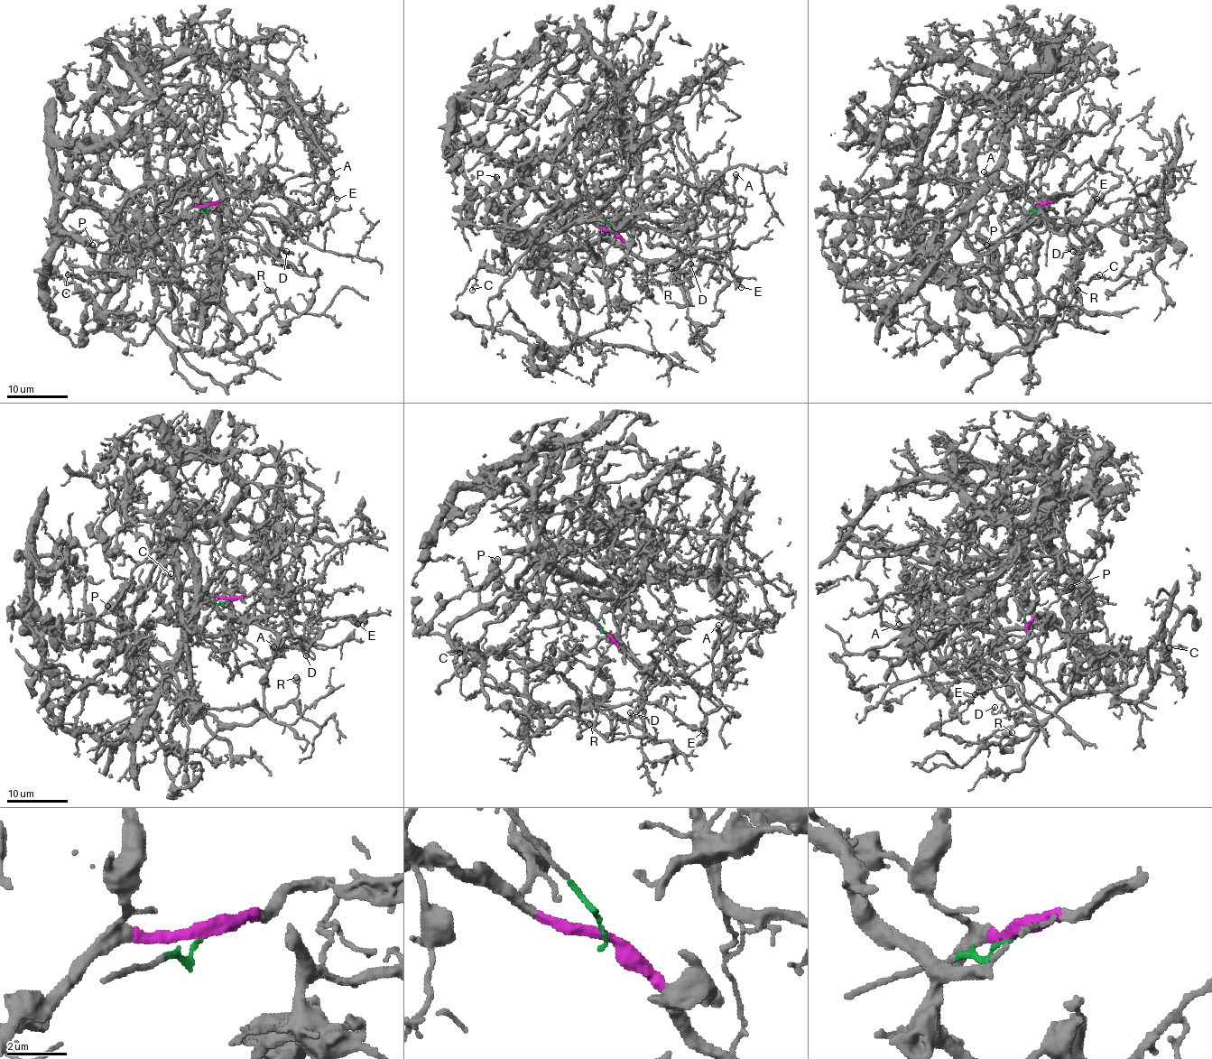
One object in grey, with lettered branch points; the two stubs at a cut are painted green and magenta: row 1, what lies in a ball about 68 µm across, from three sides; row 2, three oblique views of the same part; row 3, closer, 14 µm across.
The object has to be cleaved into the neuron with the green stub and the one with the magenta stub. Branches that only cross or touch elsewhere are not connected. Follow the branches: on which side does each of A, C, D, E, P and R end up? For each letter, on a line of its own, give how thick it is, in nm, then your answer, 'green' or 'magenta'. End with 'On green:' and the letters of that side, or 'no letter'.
A: 460 nm thick; magenta
C: 110 nm thick; magenta
D: 130 nm thick; magenta
E: 130 nm thick; magenta
P: 100 nm thick; magenta
R: 600 nm thick; magenta
On green: no letter

